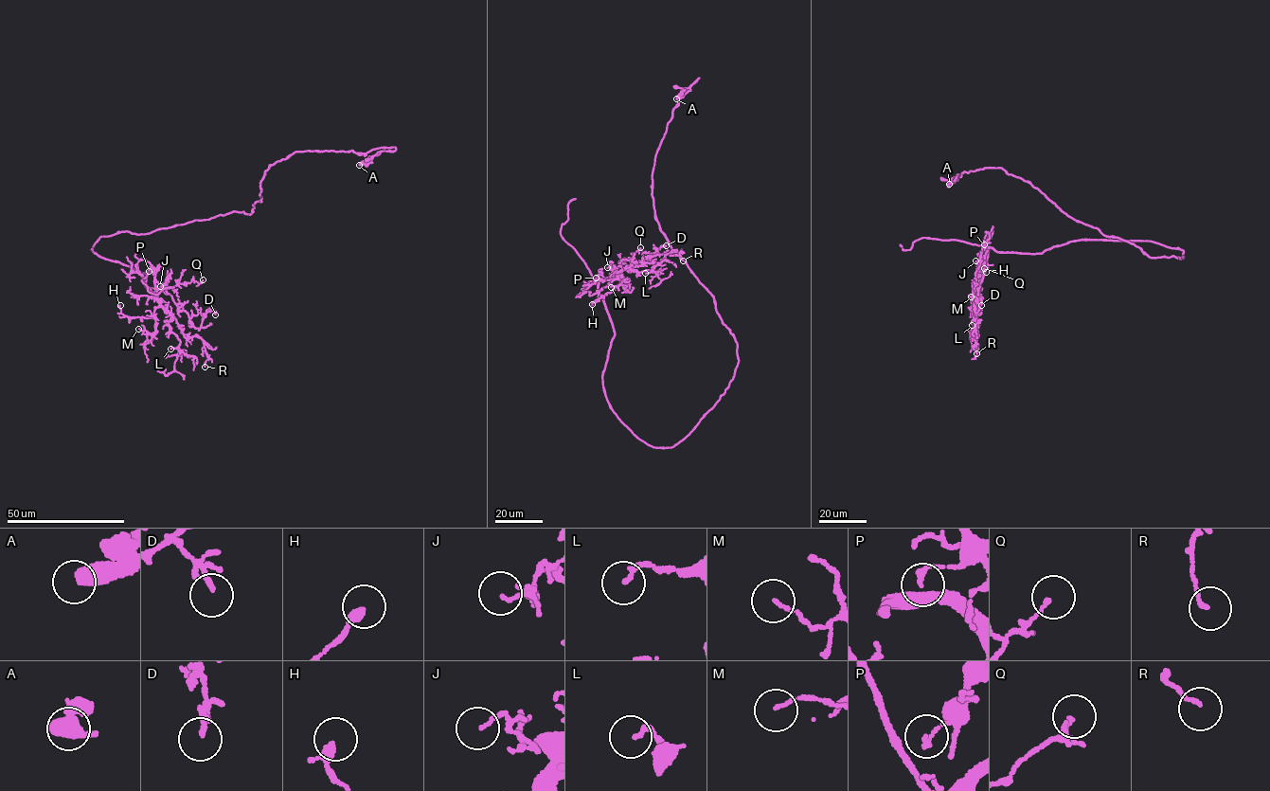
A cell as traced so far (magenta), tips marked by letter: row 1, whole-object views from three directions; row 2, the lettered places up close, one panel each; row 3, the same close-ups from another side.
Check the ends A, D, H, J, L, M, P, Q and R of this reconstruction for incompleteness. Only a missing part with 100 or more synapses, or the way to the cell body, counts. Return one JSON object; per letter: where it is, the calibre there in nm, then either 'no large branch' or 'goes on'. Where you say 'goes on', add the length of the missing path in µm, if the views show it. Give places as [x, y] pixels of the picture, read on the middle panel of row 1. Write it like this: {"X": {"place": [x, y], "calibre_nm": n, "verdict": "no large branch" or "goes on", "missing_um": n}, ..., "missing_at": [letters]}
{"A": {"place": [676, 98], "calibre_nm": 600, "verdict": "no large branch"}, "D": {"place": [666, 245], "calibre_nm": 100, "verdict": "no large branch"}, "H": {"place": [592, 304], "calibre_nm": 300, "verdict": "no large branch"}, "J": {"place": [607, 267], "calibre_nm": 120, "verdict": "no large branch"}, "L": {"place": [645, 273], "calibre_nm": 160, "verdict": "no large branch"}, "M": {"place": [611, 287], "calibre_nm": 100, "verdict": "no large branch"}, "P": {"place": [596, 278], "calibre_nm": 150, "verdict": "no large branch"}, "Q": {"place": [640, 247], "calibre_nm": 130, "verdict": "no large branch"}, "R": {"place": [683, 260], "calibre_nm": 120, "verdict": "no large branch"}, "missing_at": []}

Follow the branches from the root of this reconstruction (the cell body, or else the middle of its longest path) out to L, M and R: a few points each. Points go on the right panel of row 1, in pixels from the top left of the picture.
L: (1183, 258), (1177, 248), (1131, 240), (1075, 241), (1034, 254), (989, 247), (973, 292), (978, 324), (972, 325)
M: (1183, 258), (1177, 248), (1131, 240), (1075, 241), (1034, 254), (989, 247), (972, 305), (971, 296)
R: (1183, 258), (1177, 248), (1131, 240), (1075, 241), (1034, 254), (989, 247), (974, 292), (976, 353)

